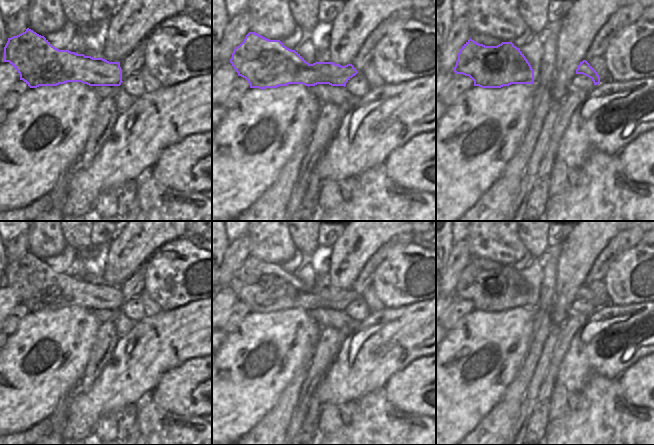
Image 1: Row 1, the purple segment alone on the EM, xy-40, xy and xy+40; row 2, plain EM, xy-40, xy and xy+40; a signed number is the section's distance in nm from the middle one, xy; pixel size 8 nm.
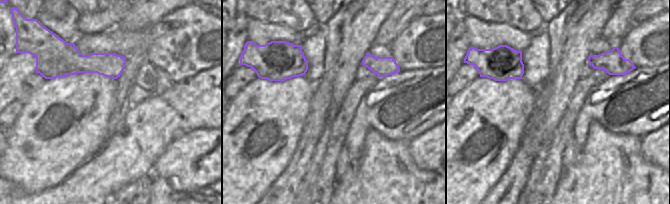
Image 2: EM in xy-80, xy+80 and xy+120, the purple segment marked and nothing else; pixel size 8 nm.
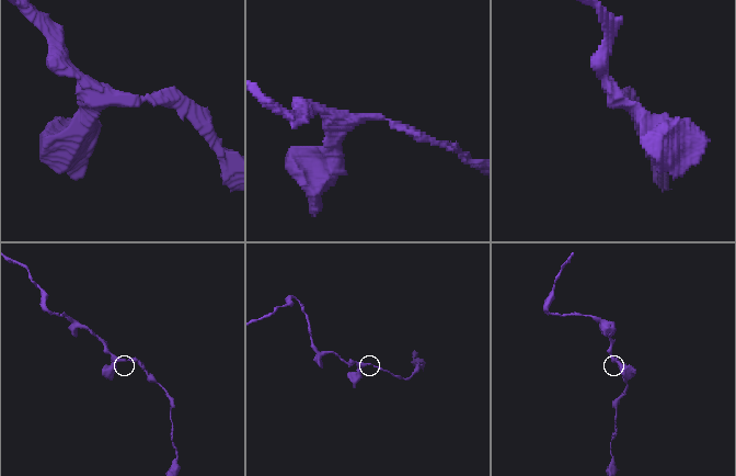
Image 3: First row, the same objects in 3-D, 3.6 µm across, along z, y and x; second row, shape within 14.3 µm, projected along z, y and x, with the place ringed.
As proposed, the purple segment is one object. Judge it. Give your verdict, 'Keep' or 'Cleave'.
Keep

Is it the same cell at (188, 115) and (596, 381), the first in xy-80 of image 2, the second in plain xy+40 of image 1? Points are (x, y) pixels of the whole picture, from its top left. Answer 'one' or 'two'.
two

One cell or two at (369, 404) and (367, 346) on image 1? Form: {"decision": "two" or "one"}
{"decision": "two"}

